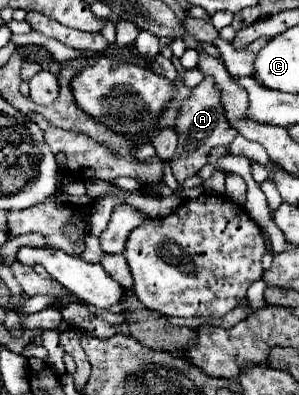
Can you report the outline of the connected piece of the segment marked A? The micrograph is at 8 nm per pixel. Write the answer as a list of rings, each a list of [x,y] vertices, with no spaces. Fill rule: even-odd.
[[[203,79],[195,89],[191,89],[191,95],[185,101],[185,105],[177,117],[175,131],[179,135],[179,147],[171,159],[171,169],[173,169],[177,183],[183,185],[185,179],[193,177],[207,163],[205,157],[211,147],[231,143],[237,137],[231,123],[227,123],[227,119],[223,119],[223,105],[219,103],[219,89],[215,87],[215,83],[211,83],[211,79]]]

